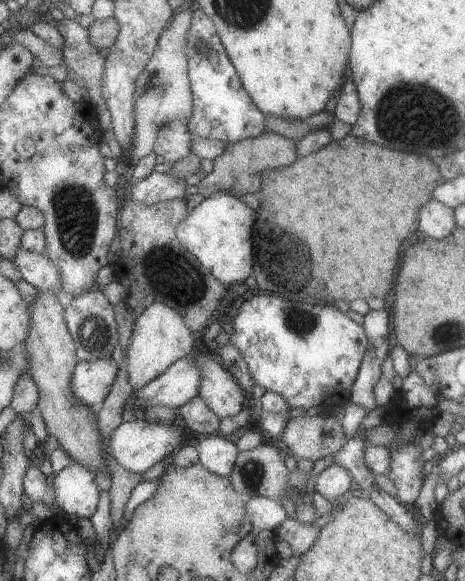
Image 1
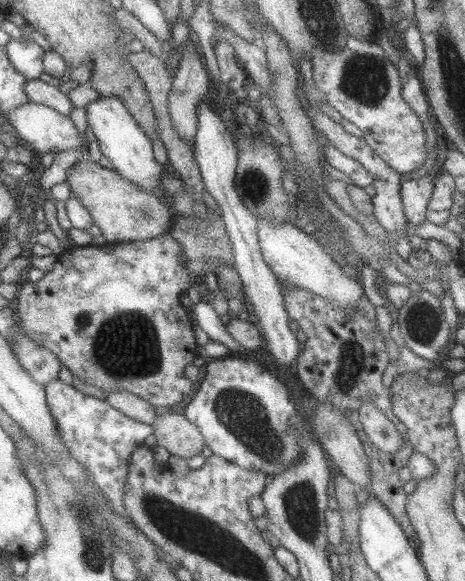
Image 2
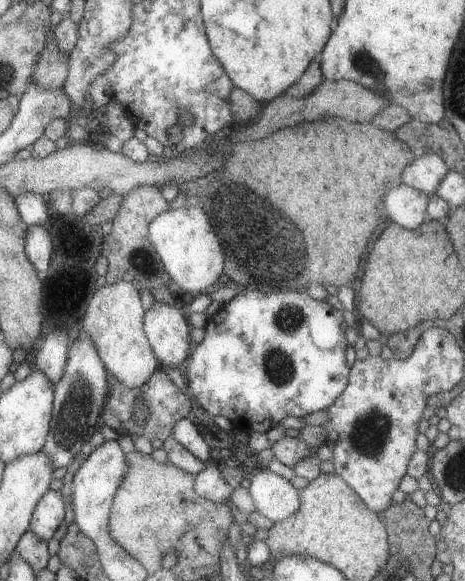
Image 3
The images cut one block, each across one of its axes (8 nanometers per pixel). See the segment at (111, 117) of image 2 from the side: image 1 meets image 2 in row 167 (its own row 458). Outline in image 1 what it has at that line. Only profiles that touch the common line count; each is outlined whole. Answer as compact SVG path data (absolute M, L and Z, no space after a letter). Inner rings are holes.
M143 419L123 420L110 433L107 452L118 467L133 474L143 474L160 460L168 461L183 439L182 432L183 428L173 422L163 424L163 422L147 422Z

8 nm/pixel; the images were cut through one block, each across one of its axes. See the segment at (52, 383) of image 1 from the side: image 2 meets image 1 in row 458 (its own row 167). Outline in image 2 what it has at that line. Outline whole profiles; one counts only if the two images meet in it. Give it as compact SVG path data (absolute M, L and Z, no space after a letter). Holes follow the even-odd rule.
M85 156L70 168L65 182L71 194L89 211L106 243L157 238L165 235L172 225L173 214L161 196L142 191L137 185L122 179L115 170L107 169Z

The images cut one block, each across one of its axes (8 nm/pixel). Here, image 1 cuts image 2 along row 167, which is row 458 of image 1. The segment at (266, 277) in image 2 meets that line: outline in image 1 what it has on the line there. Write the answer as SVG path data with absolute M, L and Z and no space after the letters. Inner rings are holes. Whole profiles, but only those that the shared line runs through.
M213 434L201 437L196 449L198 462L205 470L229 478L238 453L235 444L223 438L221 434Z

